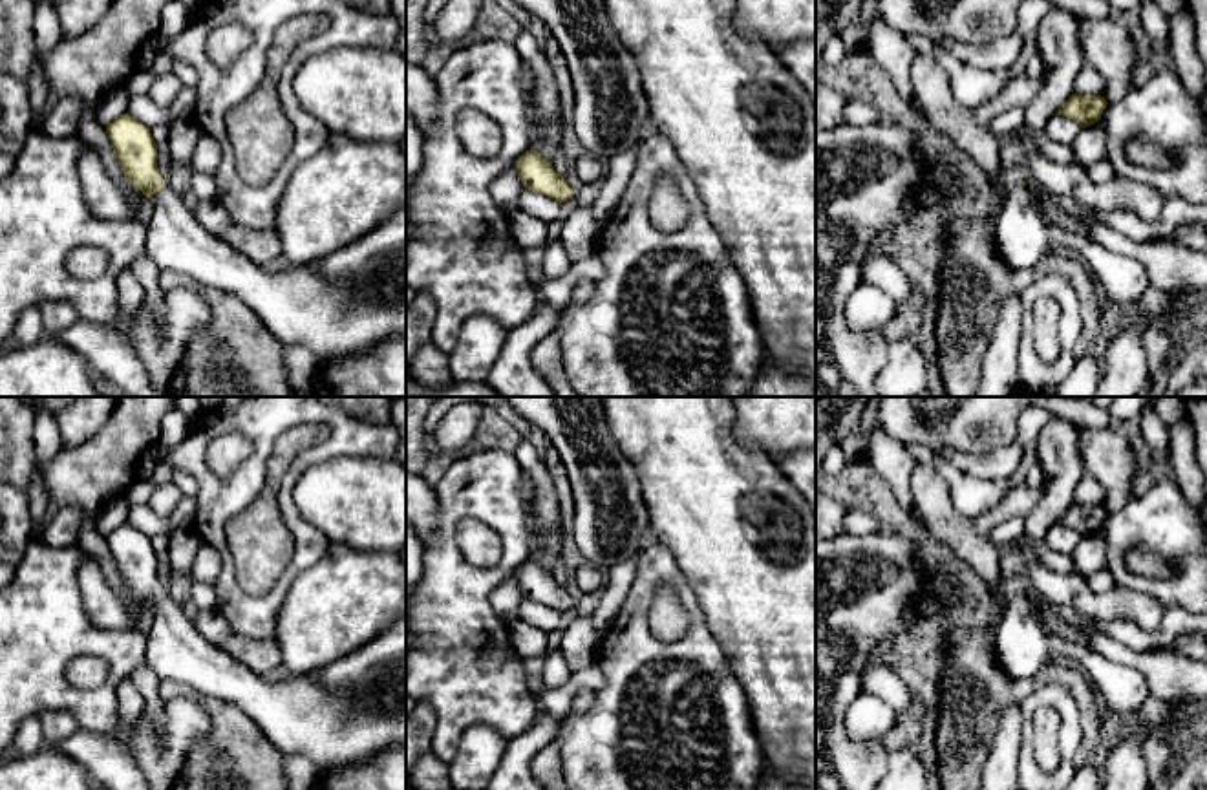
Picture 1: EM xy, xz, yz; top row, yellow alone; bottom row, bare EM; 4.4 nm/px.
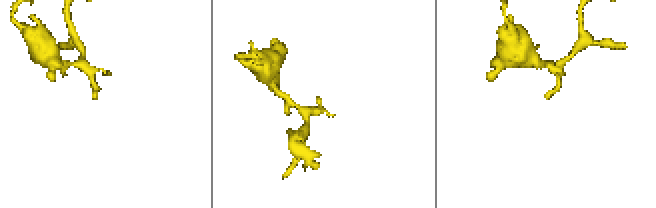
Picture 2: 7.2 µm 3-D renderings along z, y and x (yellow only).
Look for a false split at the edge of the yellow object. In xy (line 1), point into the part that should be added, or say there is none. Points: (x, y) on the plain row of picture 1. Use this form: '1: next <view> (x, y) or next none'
1: next xy (346, 714)

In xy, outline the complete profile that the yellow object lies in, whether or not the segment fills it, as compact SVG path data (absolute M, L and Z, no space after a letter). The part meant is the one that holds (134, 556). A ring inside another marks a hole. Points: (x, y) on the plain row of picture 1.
M124 523L106 536L115 569L152 614L146 664L161 680L177 682L199 697L236 704L282 753L304 753L316 775L340 774L391 746L406 746L406 616L357 651L304 677L269 682L212 646L159 585L150 538Z

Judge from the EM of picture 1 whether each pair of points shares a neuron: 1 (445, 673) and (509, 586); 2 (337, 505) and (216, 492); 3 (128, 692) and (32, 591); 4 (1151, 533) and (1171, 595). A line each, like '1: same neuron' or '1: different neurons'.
1: different neurons
2: different neurons
3: different neurons
4: same neuron

